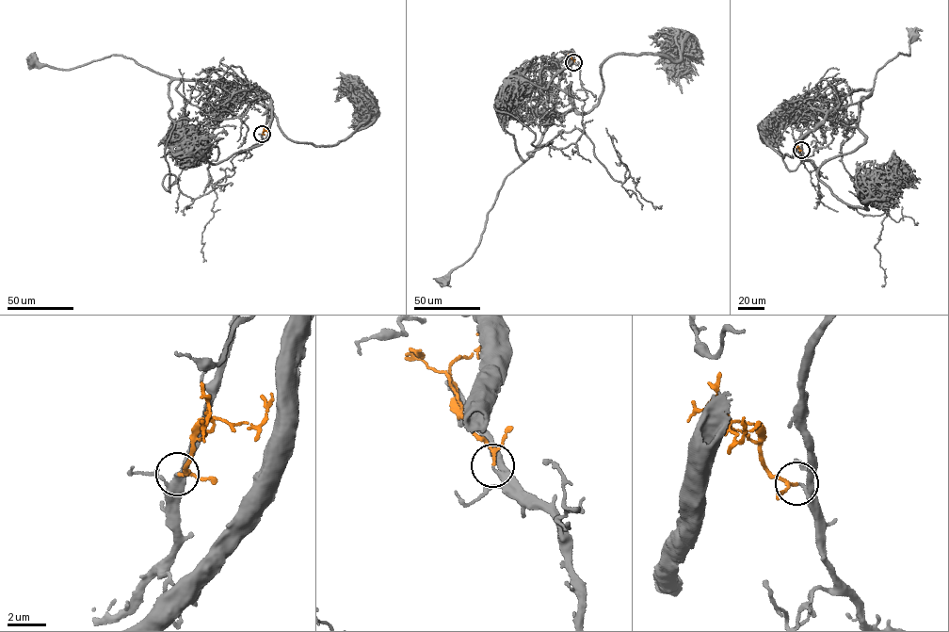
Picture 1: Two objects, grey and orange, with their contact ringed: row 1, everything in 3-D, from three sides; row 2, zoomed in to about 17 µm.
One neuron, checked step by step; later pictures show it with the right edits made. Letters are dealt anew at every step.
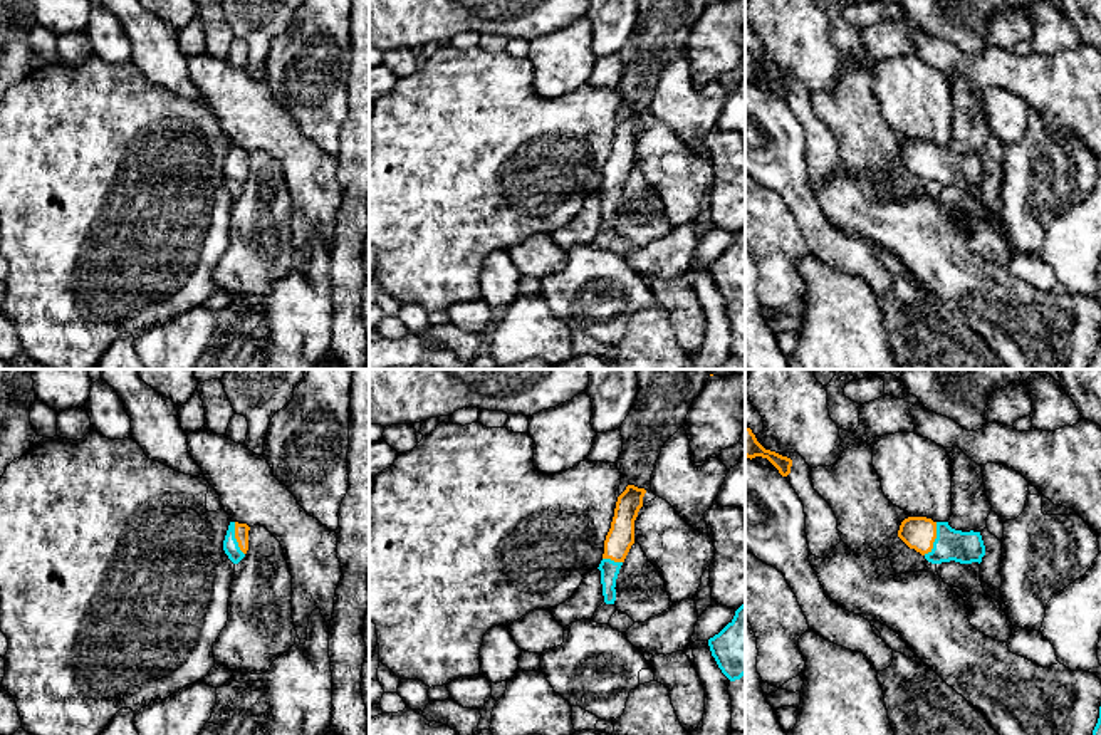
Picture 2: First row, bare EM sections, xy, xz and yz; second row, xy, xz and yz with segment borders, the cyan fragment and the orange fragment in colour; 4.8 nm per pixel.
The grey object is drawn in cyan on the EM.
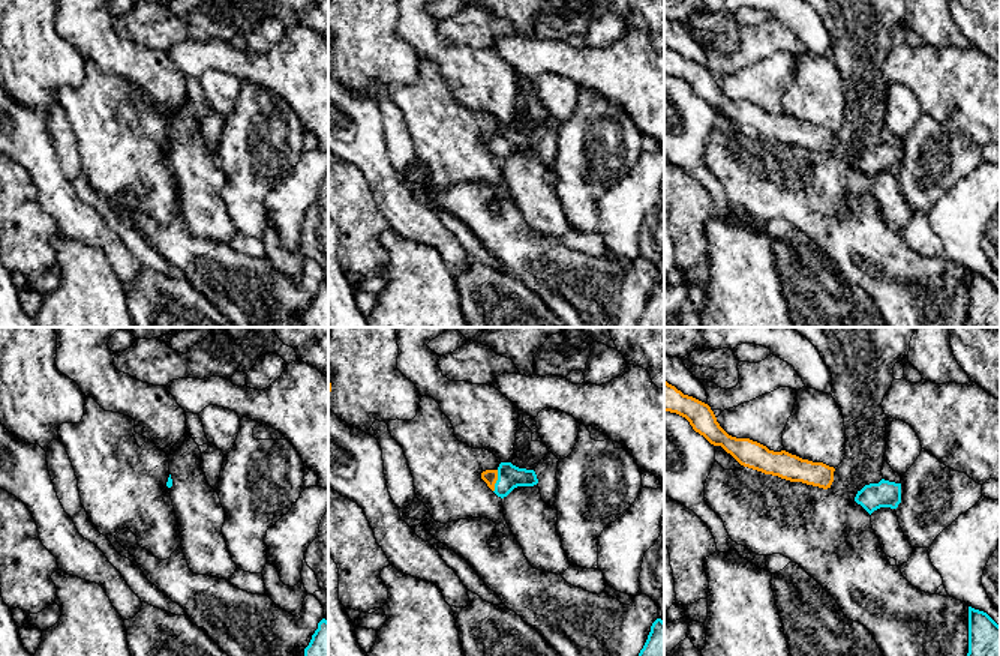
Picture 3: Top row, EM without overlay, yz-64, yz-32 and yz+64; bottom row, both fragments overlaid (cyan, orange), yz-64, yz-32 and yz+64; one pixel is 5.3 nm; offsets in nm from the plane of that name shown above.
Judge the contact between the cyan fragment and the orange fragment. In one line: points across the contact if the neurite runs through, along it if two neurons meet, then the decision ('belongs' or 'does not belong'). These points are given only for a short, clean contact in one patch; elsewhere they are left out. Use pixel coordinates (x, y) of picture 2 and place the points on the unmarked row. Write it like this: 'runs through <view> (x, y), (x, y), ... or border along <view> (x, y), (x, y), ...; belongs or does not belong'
runs through yz (965, 172), (942, 168), (935, 163), (918, 156); belongs

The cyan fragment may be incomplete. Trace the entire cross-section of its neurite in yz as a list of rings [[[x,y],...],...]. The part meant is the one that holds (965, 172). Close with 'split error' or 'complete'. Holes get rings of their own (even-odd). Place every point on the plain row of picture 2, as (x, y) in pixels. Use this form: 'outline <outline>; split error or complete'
outline [[[908,141],[901,146],[898,161],[920,176],[928,186],[982,186],[985,169],[980,156],[962,156],[948,149],[948,146],[933,146],[926,141]]]; split error

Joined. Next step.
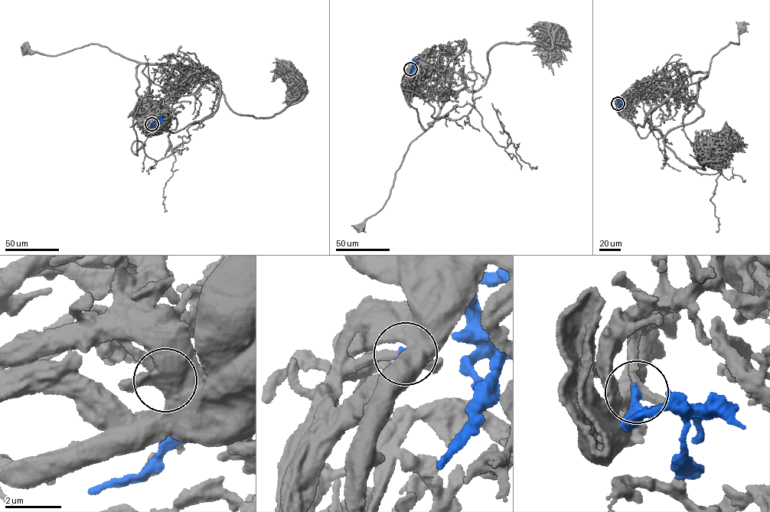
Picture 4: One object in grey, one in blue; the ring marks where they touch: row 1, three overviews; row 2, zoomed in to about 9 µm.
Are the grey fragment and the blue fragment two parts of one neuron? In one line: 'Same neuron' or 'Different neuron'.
Same neuron

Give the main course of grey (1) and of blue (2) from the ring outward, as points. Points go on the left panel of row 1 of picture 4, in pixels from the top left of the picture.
1: (151, 123), (146, 99), (135, 92), (138, 85), (135, 61), (91, 44), (53, 56), (25, 48)
2: (151, 124), (160, 121), (162, 115)

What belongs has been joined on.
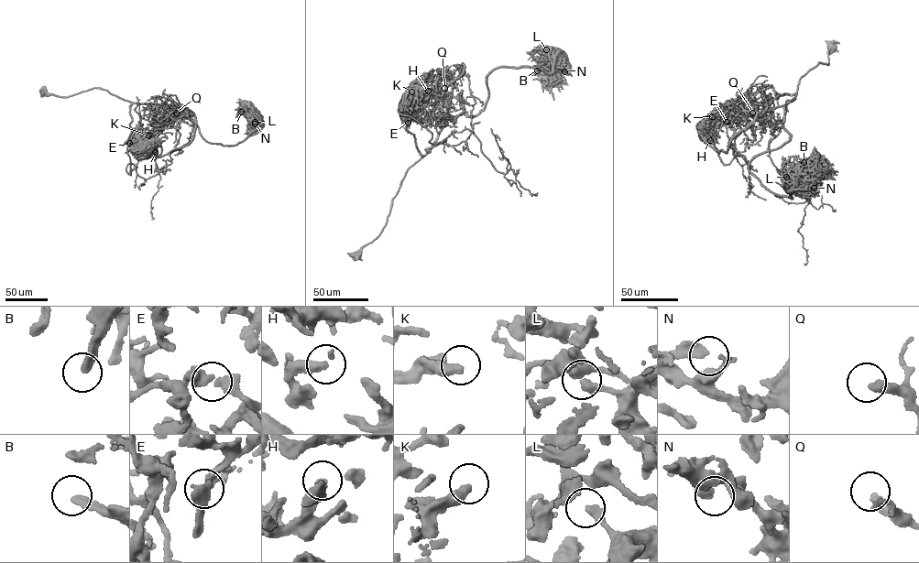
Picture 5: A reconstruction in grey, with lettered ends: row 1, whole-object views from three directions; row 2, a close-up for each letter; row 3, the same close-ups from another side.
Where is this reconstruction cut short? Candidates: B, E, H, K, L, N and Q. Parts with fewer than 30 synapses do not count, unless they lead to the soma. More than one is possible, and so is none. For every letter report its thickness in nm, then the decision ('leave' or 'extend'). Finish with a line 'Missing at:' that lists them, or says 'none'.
B: 300 nm thick; extend
E: 360 nm thick; leave
H: 300 nm thick; leave
K: 360 nm thick; extend
L: 170 nm thick; leave
N: 320 nm thick; leave
Q: 360 nm thick; extend
Missing at: B, K, Q

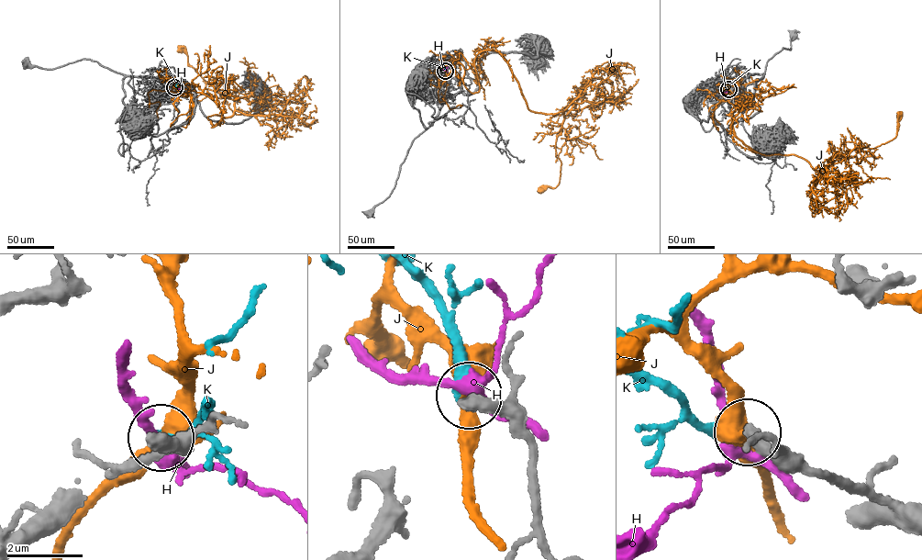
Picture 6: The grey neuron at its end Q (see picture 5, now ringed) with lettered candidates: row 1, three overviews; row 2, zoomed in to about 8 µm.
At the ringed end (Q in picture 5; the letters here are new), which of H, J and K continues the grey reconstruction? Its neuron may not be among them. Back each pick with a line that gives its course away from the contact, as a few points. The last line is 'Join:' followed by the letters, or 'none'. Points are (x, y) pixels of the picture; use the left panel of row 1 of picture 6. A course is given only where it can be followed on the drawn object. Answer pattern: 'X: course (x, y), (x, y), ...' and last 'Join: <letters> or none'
Join: K

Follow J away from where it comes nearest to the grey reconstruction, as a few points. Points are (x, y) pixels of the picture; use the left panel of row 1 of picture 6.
J: (174, 87), (215, 102), (213, 125), (208, 117), (233, 115), (232, 99), (205, 88), (181, 48)

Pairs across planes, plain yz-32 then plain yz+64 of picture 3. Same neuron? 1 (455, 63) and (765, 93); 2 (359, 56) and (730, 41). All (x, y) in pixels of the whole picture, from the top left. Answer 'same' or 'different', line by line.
1: different
2: same

